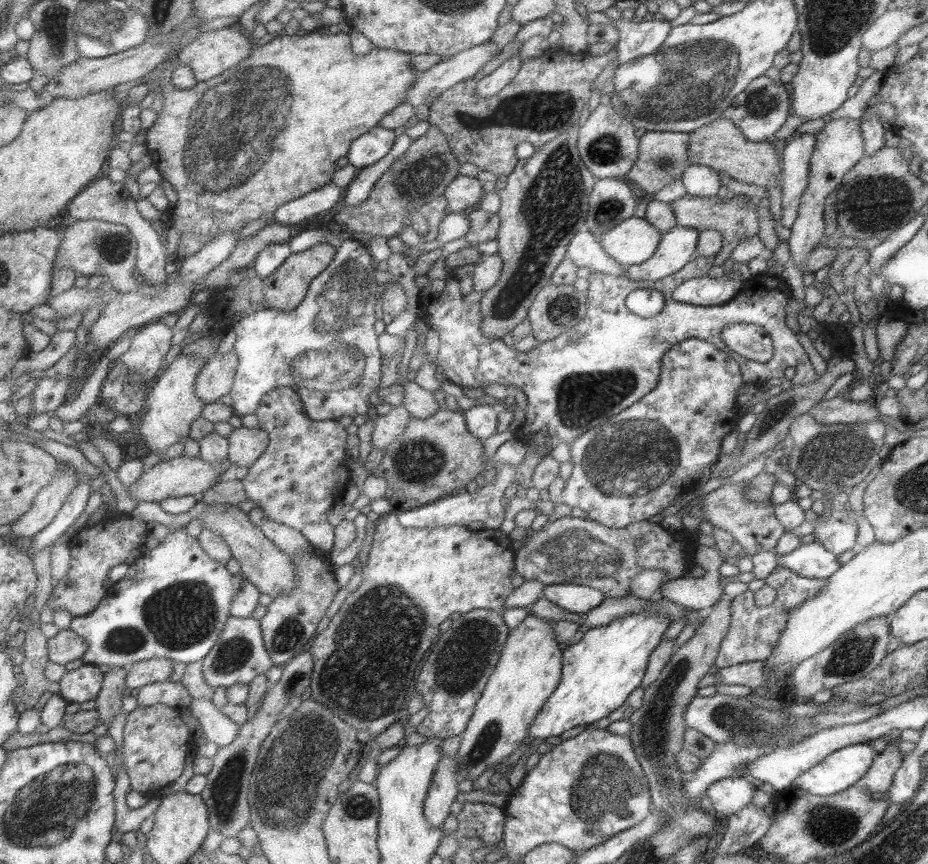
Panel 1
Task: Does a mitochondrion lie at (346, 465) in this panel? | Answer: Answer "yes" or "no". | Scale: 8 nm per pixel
no

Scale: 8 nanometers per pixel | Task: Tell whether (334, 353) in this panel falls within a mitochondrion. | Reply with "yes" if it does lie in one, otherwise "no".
yes

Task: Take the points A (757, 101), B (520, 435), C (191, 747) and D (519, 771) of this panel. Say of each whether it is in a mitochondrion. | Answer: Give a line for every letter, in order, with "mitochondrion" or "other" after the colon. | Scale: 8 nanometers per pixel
A: mitochondrion
B: other
C: other
D: other

